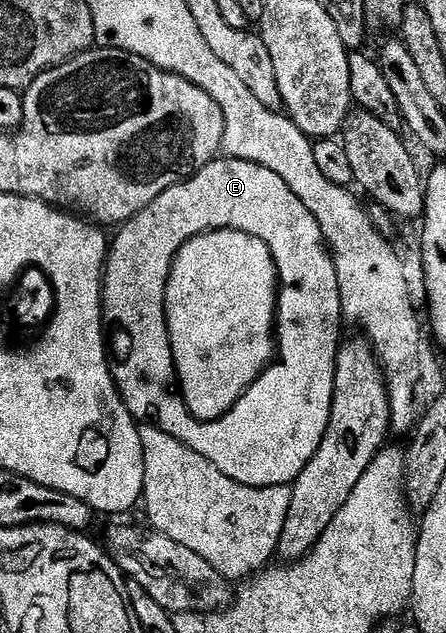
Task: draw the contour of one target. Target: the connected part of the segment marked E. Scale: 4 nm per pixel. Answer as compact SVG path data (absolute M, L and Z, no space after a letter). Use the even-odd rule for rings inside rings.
M222 155L215 160L209 161L199 173L193 173L185 181L181 181L180 184L168 187L168 191L164 191L155 201L148 203L148 207L141 209L135 217L131 217L117 230L117 233L118 238L115 241L113 238L106 258L106 272L102 282L102 315L105 328L108 330L108 353L112 358L114 382L118 384L118 392L121 393L124 403L134 420L139 423L155 425L157 429L163 429L168 435L180 439L180 443L184 443L188 447L192 447L192 451L204 455L204 459L208 459L208 463L220 467L220 471L224 471L224 475L228 475L228 479L236 479L236 483L244 483L248 487L293 486L299 475L304 471L304 467L308 467L310 460L318 454L318 448L326 434L326 428L330 422L332 403L334 402L334 380L336 379L338 350L344 344L344 336L342 337L344 314L341 307L340 283L337 282L336 267L334 266L334 255L331 253L326 240L322 238L322 228L318 220L312 215L312 211L308 211L308 207L304 207L304 203L296 195L296 191L292 191L292 187L288 187L288 183L284 183L284 179L280 179L280 175L276 175L276 171L272 171L260 163L252 163L244 159ZM214 229L235 229L236 231L244 231L248 235L256 235L272 251L274 261L278 264L278 279L280 282L280 304L276 314L276 353L278 358L276 363L271 363L254 380L252 387L248 387L248 391L244 396L223 417L215 421L201 421L188 411L186 400L183 399L180 392L178 373L174 370L174 356L172 355L168 323L166 322L166 284L170 278L170 269L174 265L174 260L180 251L180 247L184 247L184 243L188 243L193 237L198 237L201 233L211 233Z

